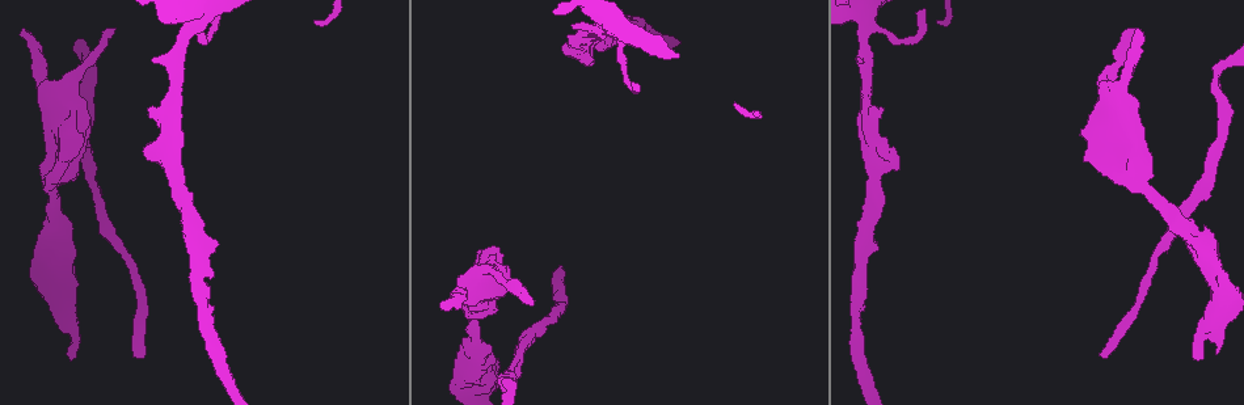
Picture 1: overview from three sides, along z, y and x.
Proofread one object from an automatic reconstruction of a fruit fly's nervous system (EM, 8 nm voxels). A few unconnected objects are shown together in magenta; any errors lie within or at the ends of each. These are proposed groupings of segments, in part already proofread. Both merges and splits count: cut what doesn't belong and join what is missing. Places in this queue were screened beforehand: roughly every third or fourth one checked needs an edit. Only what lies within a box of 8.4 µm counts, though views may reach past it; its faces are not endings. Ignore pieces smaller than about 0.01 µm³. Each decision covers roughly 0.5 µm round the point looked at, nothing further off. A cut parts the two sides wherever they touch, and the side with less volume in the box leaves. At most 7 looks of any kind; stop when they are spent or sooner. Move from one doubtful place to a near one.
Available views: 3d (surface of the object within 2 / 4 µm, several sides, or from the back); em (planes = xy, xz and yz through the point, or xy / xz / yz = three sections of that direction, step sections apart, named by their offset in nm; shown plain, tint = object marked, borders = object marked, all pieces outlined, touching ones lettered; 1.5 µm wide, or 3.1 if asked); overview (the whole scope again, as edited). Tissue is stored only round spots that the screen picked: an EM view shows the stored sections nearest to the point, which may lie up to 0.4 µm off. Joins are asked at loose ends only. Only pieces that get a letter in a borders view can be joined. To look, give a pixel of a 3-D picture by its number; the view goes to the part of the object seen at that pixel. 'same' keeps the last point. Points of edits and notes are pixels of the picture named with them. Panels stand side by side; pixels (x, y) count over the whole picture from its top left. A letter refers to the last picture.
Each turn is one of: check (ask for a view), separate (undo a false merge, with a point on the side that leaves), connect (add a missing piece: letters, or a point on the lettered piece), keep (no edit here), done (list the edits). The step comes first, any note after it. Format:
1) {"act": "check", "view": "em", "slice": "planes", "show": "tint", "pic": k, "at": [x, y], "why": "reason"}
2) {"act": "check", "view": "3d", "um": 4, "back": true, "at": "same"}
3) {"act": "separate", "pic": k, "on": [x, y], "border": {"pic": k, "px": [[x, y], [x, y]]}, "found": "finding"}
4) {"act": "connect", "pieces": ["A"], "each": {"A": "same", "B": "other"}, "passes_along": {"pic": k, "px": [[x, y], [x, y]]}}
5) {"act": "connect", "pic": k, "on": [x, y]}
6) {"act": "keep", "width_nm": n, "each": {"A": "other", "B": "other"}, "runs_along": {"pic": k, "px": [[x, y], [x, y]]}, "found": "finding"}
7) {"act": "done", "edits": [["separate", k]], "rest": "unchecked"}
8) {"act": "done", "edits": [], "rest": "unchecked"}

{"act": "check", "view": "em", "slice": "xy", "step": 4, "show": "tint", "pic": 1, "at": [112, 30], "why": "thin end"}

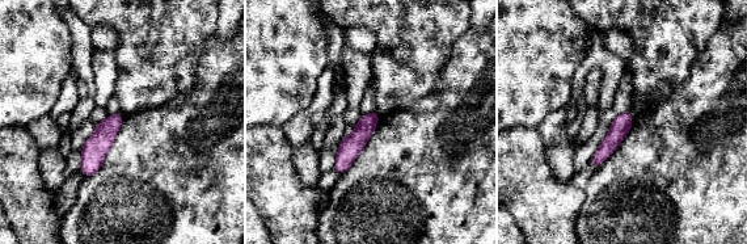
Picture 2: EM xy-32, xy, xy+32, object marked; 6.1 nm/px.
{"act": "check", "view": "em", "slice": "planes", "show": "borders", "at": "same", "why": "another direction"}

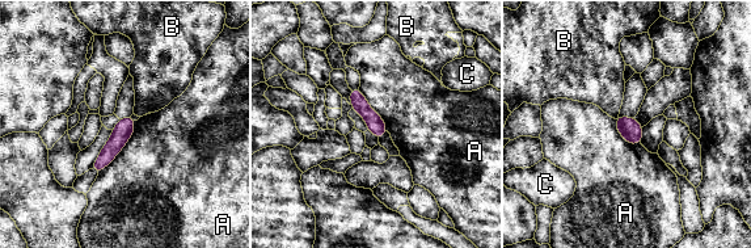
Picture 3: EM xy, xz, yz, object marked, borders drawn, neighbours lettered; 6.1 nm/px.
{"act": "keep", "each": {"A": "other", "B": "other", "C": "other"}, "border": {"pic": 3, "px": [[135, 121], [127, 142], [98, 173]]}, "found": "no lettered piece goes on from it"}

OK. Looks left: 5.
{"act": "check", "view": "em", "slice": "planes", "show": "tint", "pic": 1, "at": [90, 68], "why": "abrupt turn"}

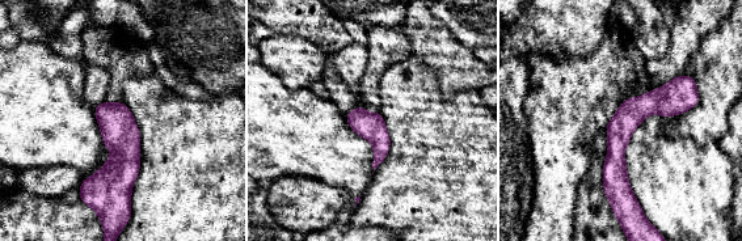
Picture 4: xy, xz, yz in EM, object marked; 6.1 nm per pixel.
{"act": "check", "view": "em", "slice": "planes", "show": "borders", "at": "same", "why": "see the neighbours"}

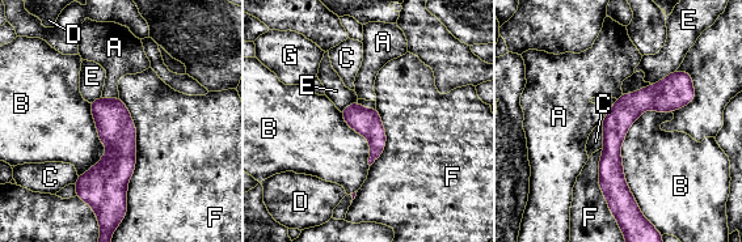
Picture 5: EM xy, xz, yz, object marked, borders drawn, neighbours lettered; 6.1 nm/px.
{"act": "keep", "each": {"A": "other", "B": "other", "C": "other", "D": "other", "E": "other", "F": "other", "G": "other"}, "runs_along": {"pic": 5, "px": [[684, 75], [615, 127], [614, 198]]}, "found": "all the same cell"}

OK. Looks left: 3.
{"act": "check", "view": "em", "slice": "yz", "step": 4, "show": "borders", "pic": 1, "at": [1217, 353], "why": "an open end"}

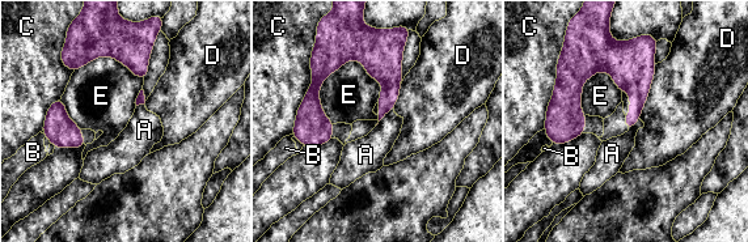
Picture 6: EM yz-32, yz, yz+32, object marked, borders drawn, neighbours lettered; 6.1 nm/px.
{"act": "keep", "longest_contact_nm": ["C", 440], "each": {"A": "other", "B": "other", "C": "other", "D": "other", "E": "other"}, "border": {"pic": 6, "px": [[655, 64], [649, 96], [638, 118]]}, "found": "none of them fits"}

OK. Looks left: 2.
{"act": "done", "edits": [], "rest": "unchecked"}

